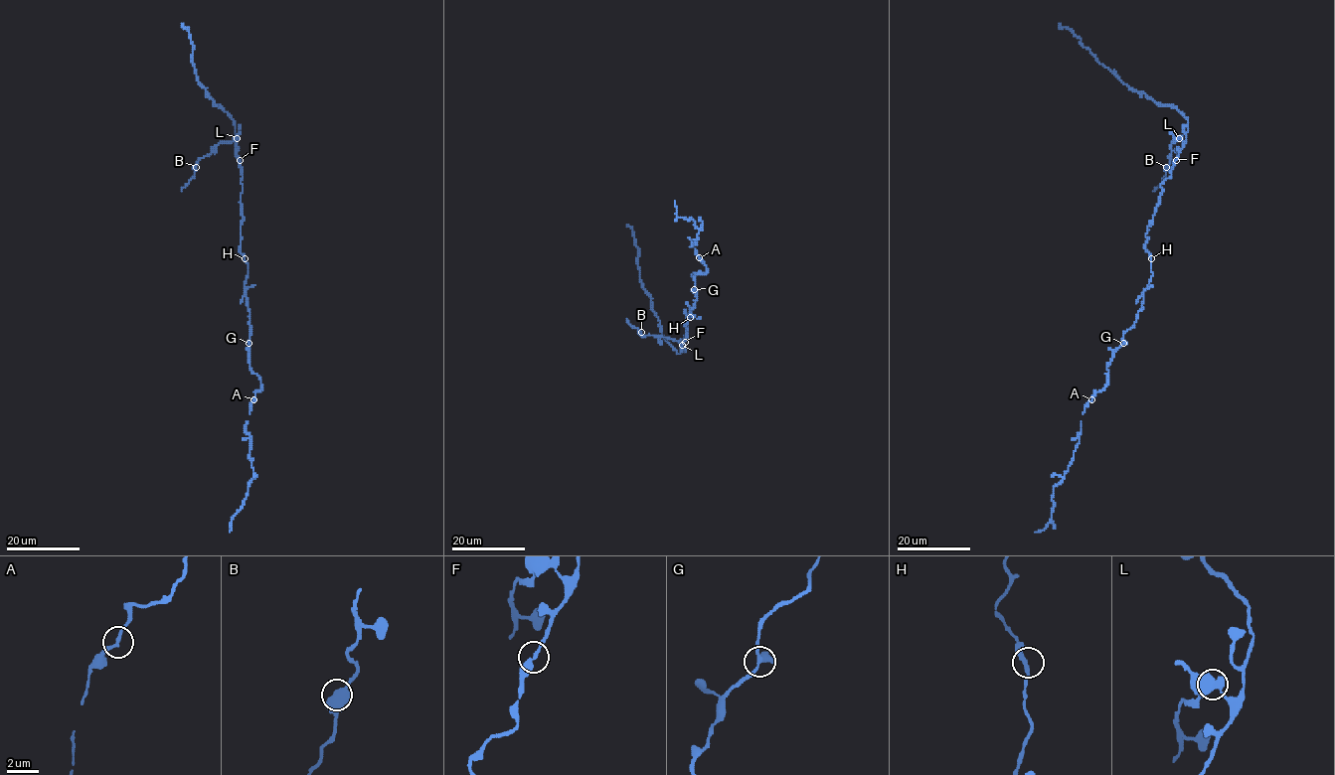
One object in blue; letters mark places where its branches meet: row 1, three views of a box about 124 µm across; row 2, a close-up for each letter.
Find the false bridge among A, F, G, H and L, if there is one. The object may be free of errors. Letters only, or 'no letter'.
L

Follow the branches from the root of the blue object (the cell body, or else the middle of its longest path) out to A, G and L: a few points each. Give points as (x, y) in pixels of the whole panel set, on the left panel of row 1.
A: (244, 258), (250, 326), (250, 370), (261, 383), (253, 399)
G: (244, 258), (249, 271), (245, 294), (250, 326), (250, 343)
L: (244, 258), (239, 249), (244, 219), (240, 204), (242, 167), (237, 154), (237, 138)

